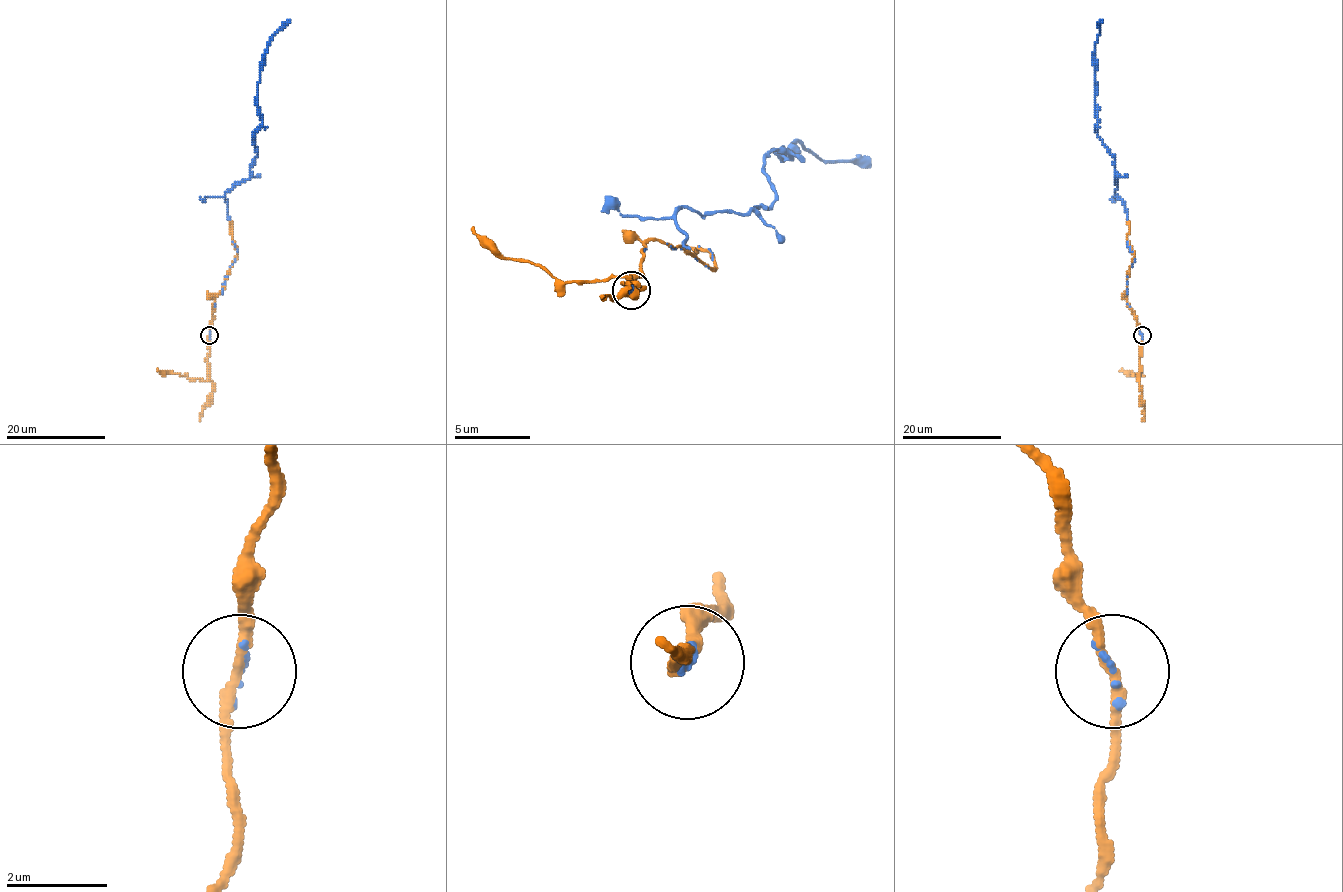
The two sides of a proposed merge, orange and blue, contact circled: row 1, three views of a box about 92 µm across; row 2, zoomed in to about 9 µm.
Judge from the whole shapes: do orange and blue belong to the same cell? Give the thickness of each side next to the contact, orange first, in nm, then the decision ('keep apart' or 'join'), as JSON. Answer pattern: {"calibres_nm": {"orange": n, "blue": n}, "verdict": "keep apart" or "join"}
{"calibres_nm": {"orange": 190, "blue": 80}, "verdict": "join"}

